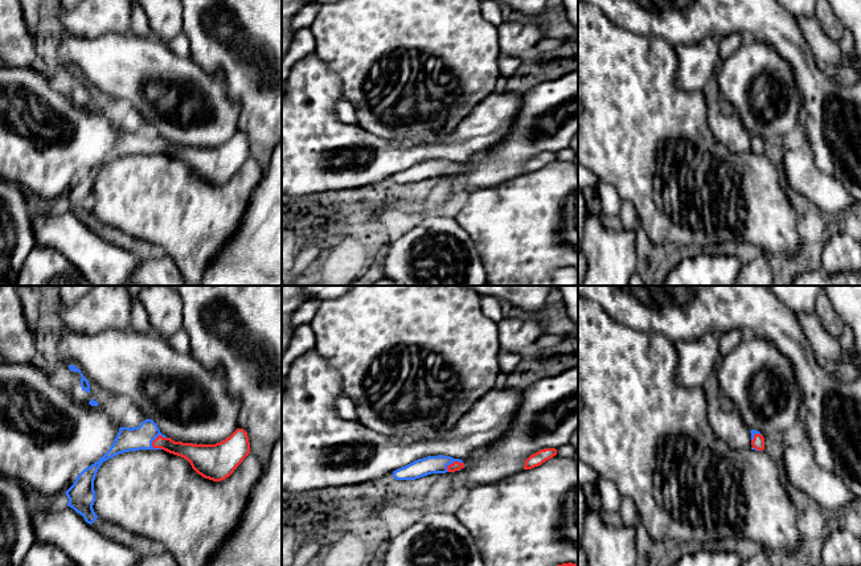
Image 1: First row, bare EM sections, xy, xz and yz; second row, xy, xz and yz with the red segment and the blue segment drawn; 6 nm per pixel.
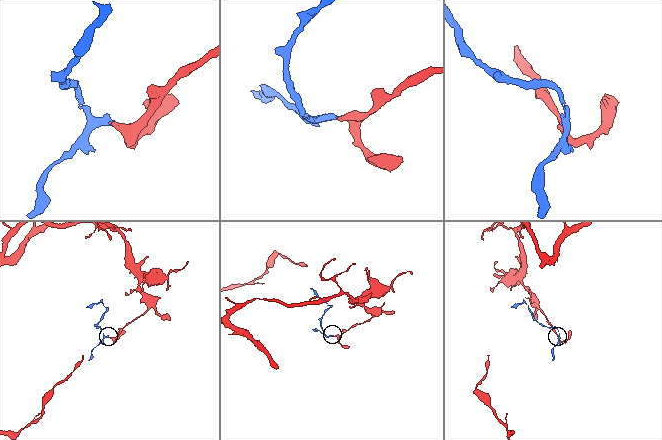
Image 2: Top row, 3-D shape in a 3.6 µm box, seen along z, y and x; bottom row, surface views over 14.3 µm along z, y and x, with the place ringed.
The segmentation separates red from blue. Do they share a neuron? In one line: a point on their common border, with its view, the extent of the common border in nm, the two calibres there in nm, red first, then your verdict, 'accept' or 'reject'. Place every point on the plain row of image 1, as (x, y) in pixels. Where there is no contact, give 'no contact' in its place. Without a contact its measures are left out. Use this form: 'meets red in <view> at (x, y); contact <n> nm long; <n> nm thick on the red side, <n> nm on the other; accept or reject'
meets red in xy at (156, 142); contact 110 nm long; 110 nm thick on the red side, 140 nm on the other; accept

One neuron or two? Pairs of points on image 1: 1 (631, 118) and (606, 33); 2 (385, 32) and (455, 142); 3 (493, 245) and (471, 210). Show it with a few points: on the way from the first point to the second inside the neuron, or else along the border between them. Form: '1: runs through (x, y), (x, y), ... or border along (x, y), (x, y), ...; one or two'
1: runs through (630, 97), (627, 86), (606, 65), (606, 54); one
2: border along (441, 131), (430, 140), (410, 139); two
3: runs through (493, 237), (493, 233), (479, 218); one

